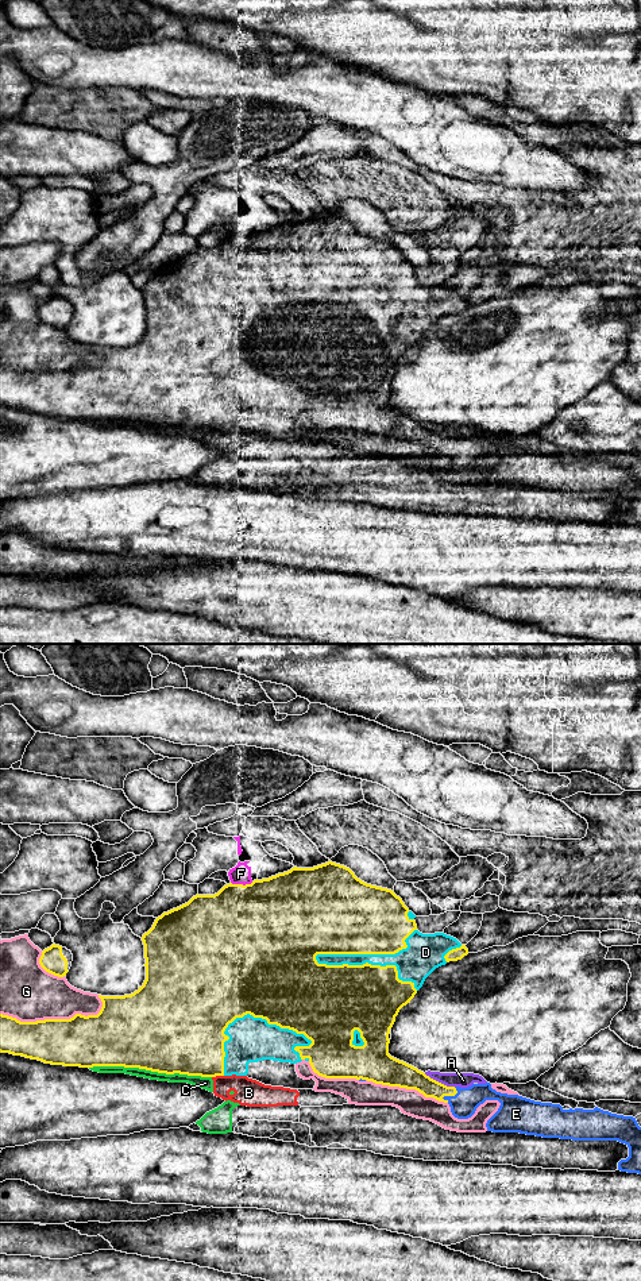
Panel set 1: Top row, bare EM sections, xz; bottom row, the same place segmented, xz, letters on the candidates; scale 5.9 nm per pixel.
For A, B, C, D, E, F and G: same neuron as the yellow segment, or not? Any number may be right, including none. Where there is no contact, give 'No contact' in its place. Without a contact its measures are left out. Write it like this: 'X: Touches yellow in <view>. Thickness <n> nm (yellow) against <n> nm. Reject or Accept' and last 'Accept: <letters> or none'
A: Touches yellow in xz. Thickness 150 nm (yellow) against 90 nm. Reject
B: Touches yellow in xz. Thickness 380 nm (yellow) against 160 nm. Reject
C: Touches yellow in xz. Thickness 500 nm (yellow) against 60 nm. Reject
D: Touches yellow in xz. Thickness 400 nm (yellow) against 190 nm. Accept
E: Touches yellow in xz. Thickness 130 nm (yellow) against 160 nm. Accept
F: Touches yellow in xz. Thickness 500 nm (yellow) against 110 nm. Reject
G: Touches yellow in xz. Thickness 300 nm (yellow) against 340 nm. Reject
Accept: D, E

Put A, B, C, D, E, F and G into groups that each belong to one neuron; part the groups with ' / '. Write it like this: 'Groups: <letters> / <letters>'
Groups: A / B C / D E / F / G

